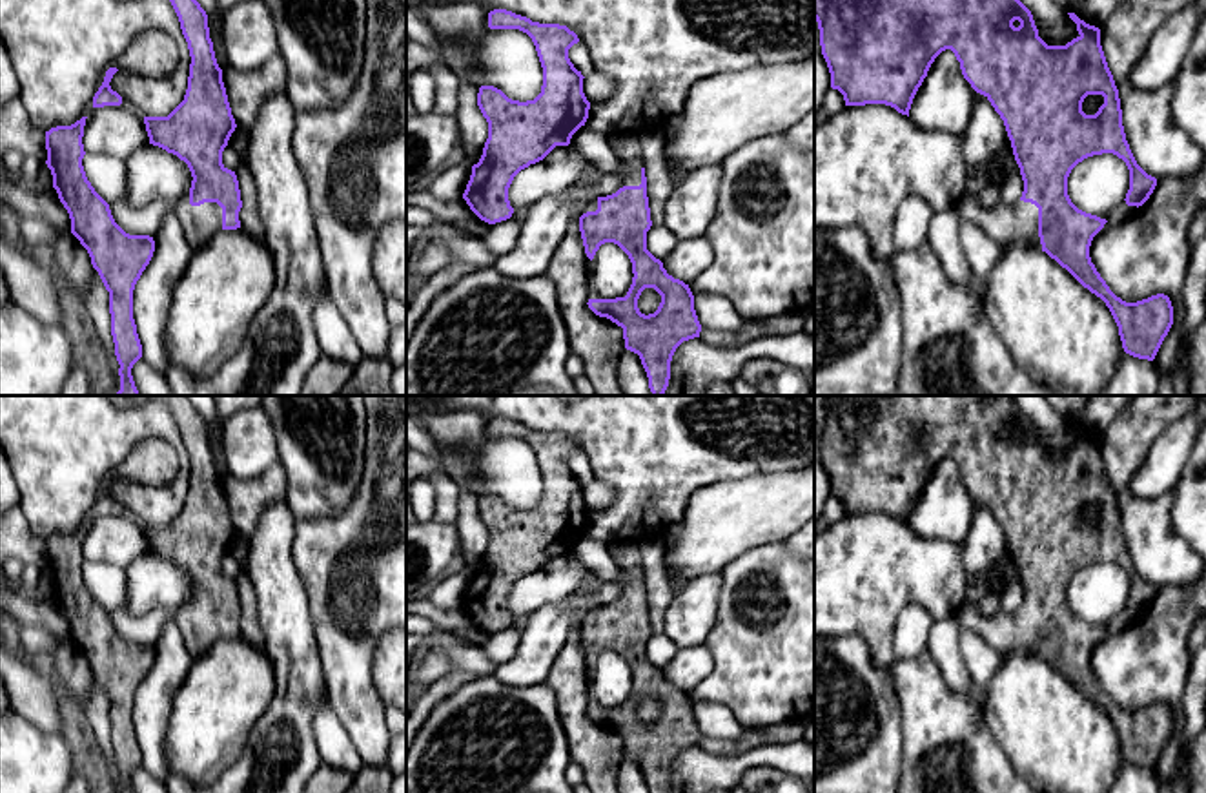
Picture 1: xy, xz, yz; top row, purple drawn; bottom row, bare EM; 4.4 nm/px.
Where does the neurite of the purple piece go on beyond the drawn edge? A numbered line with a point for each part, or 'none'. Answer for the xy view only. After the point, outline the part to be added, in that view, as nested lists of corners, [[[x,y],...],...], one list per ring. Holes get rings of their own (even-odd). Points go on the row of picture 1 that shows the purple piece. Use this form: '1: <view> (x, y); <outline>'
1: xy (201, 223); [[[186,193],[177,201],[175,215],[195,250],[202,248],[217,232],[222,232],[222,208],[217,202],[191,206],[189,193]]]

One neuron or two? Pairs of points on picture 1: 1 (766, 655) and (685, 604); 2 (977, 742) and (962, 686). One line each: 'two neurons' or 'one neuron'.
1: two neurons
2: two neurons

